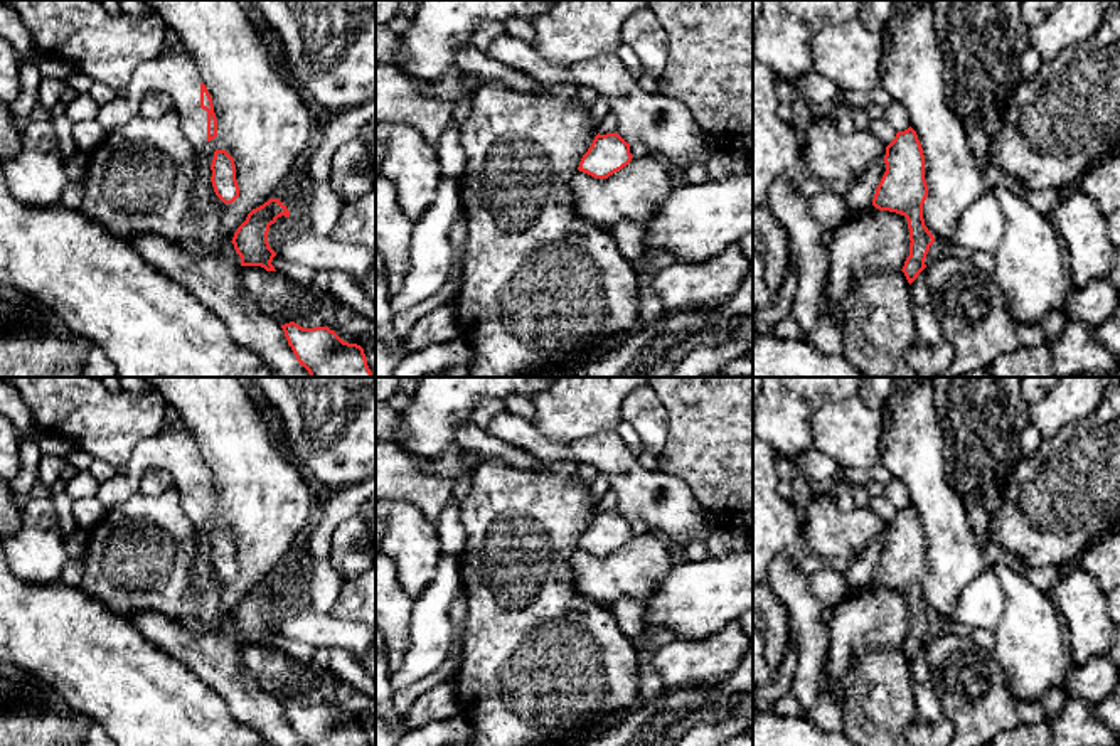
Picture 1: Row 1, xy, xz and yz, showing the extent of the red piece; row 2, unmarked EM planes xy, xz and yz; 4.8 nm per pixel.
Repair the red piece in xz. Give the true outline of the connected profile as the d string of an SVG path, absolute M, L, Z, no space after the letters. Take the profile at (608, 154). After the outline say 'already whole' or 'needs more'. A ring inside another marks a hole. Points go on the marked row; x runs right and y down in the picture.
M618 133L596 135L578 170L595 179L608 179L632 162L630 143Z; already whole

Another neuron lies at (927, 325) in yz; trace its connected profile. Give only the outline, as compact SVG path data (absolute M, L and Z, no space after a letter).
M928 266L909 285L911 290L911 312L915 315L916 338L940 345L947 340L945 332L931 308L931 291L928 285Z

